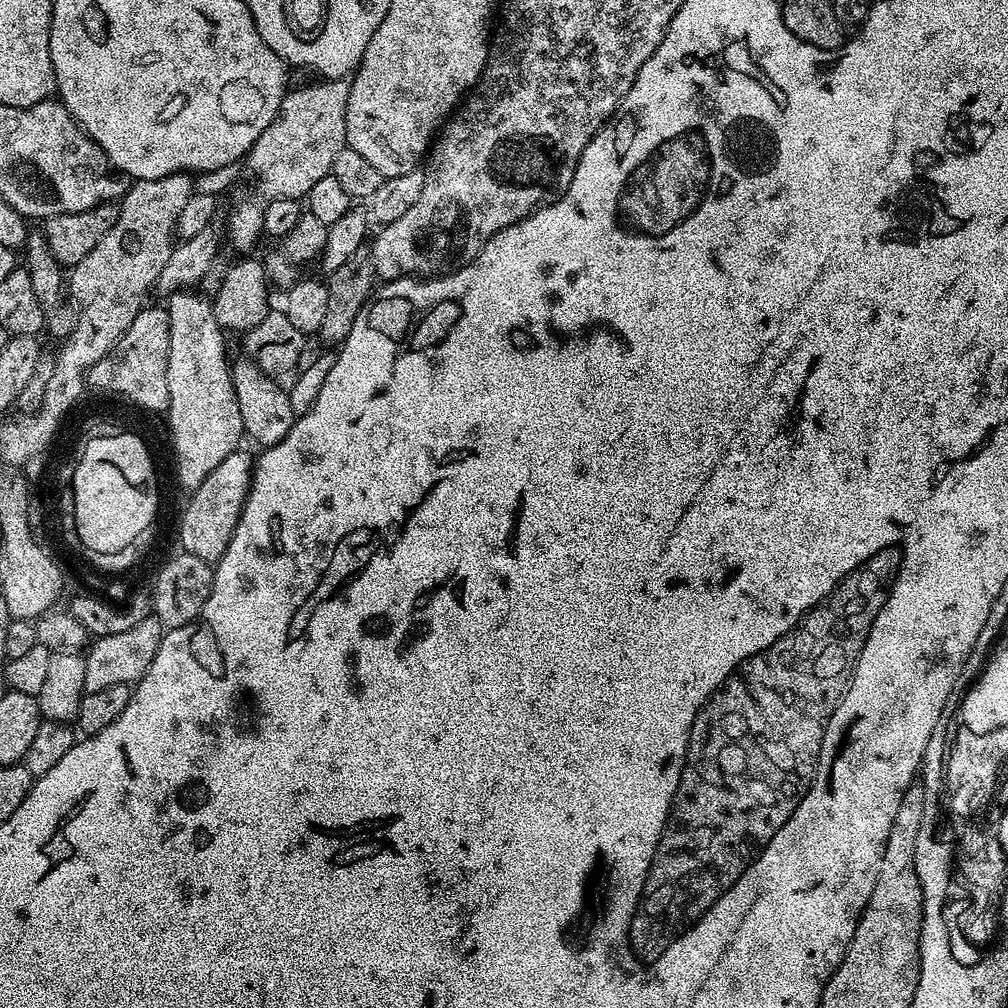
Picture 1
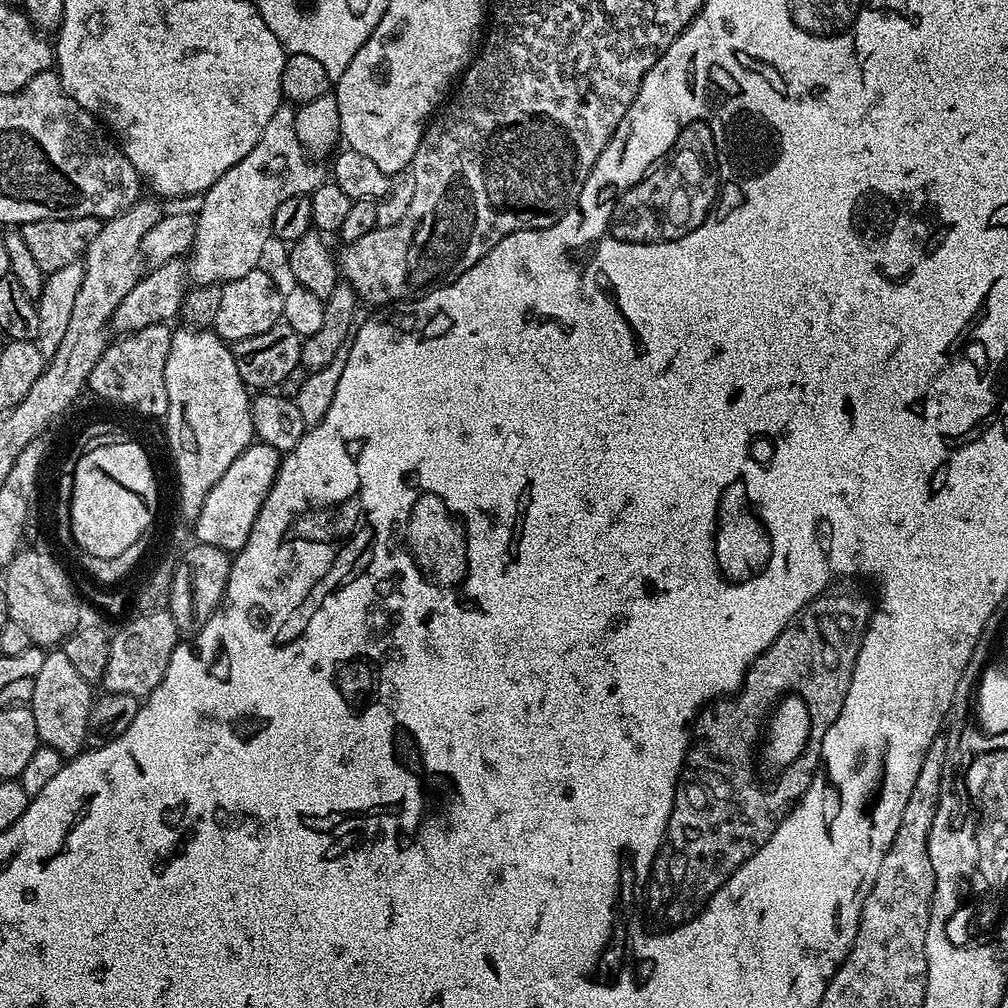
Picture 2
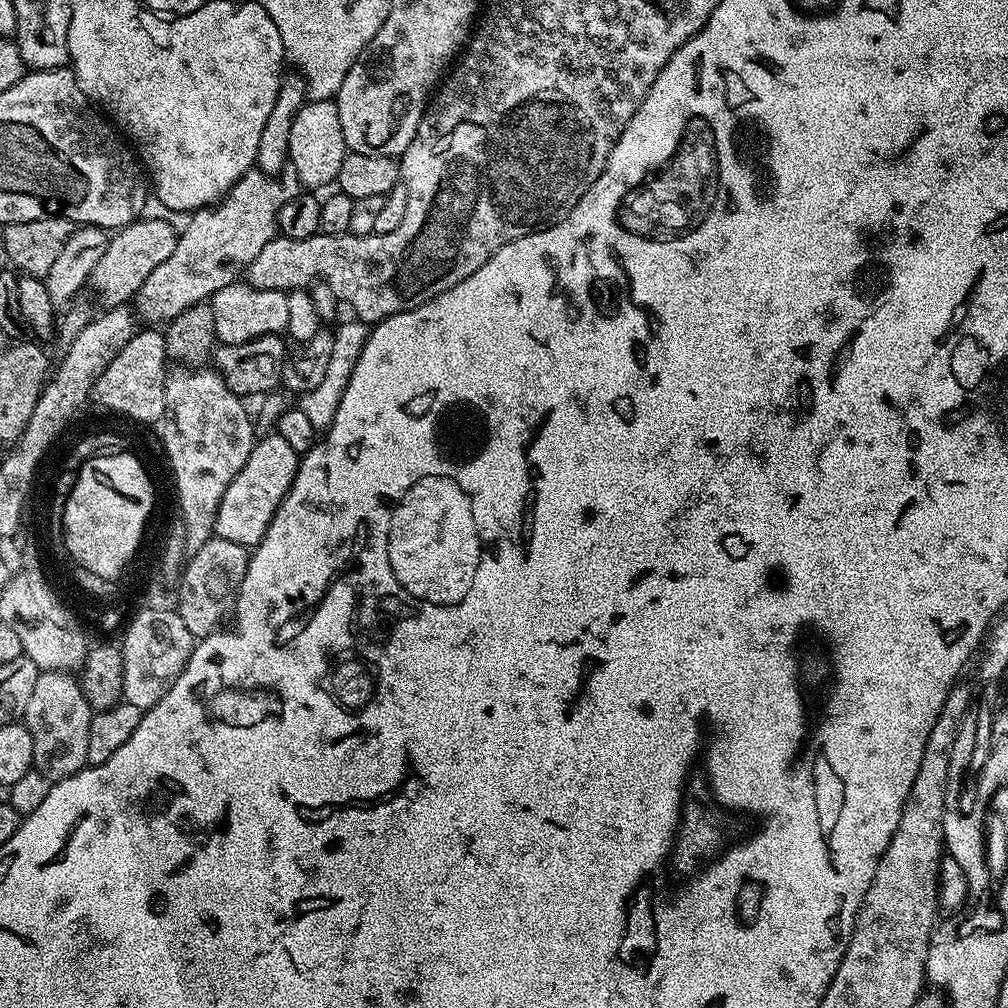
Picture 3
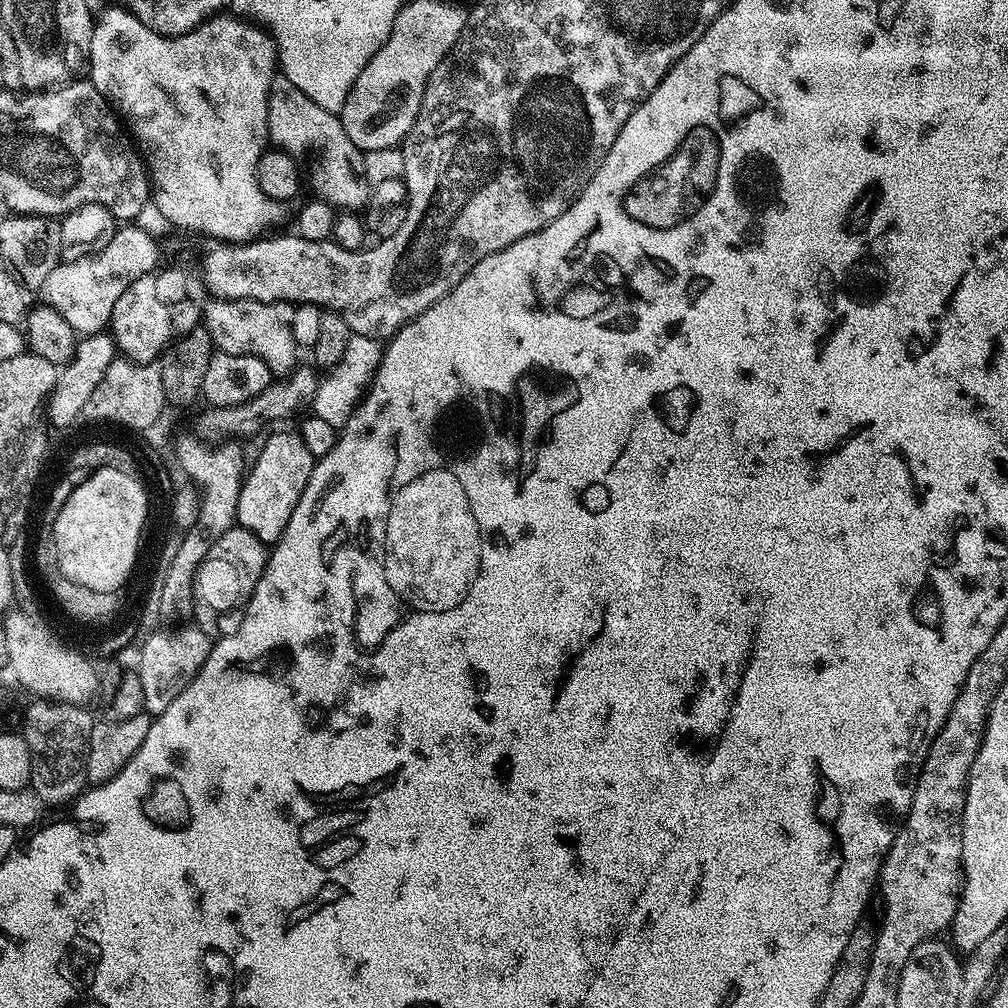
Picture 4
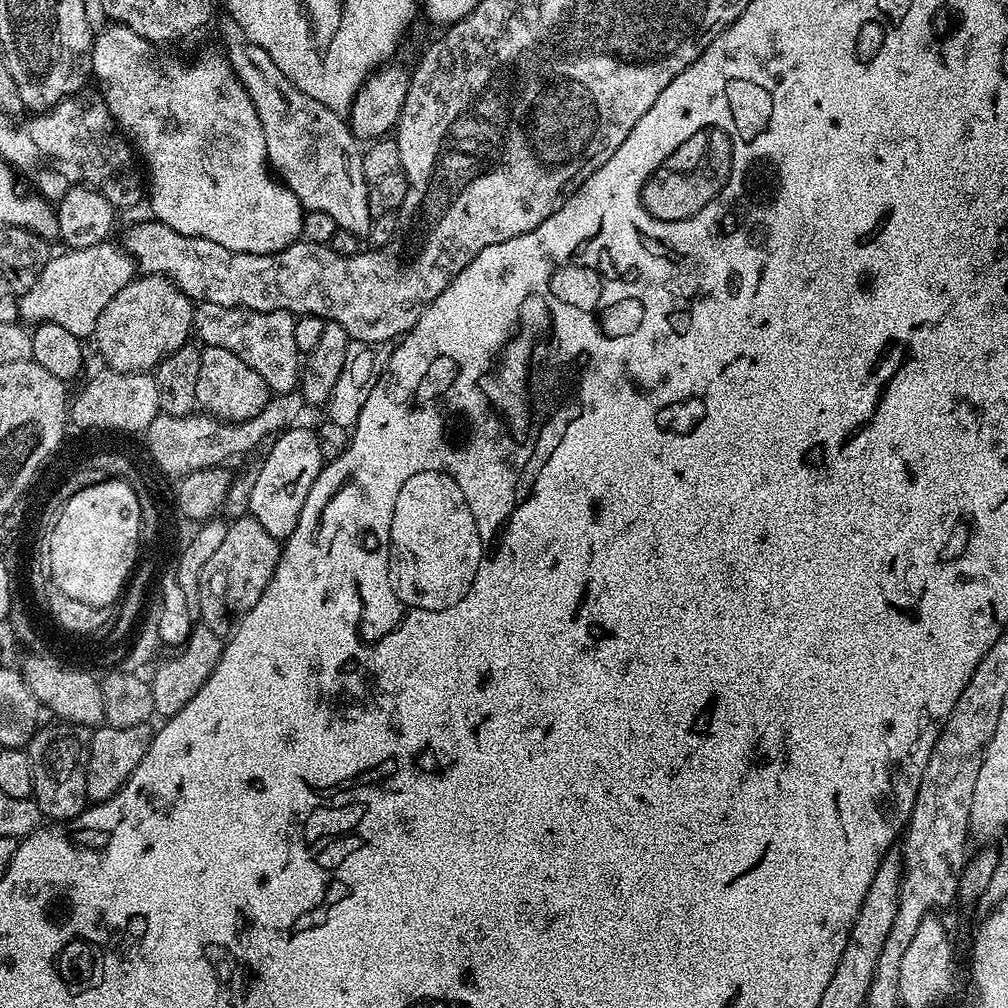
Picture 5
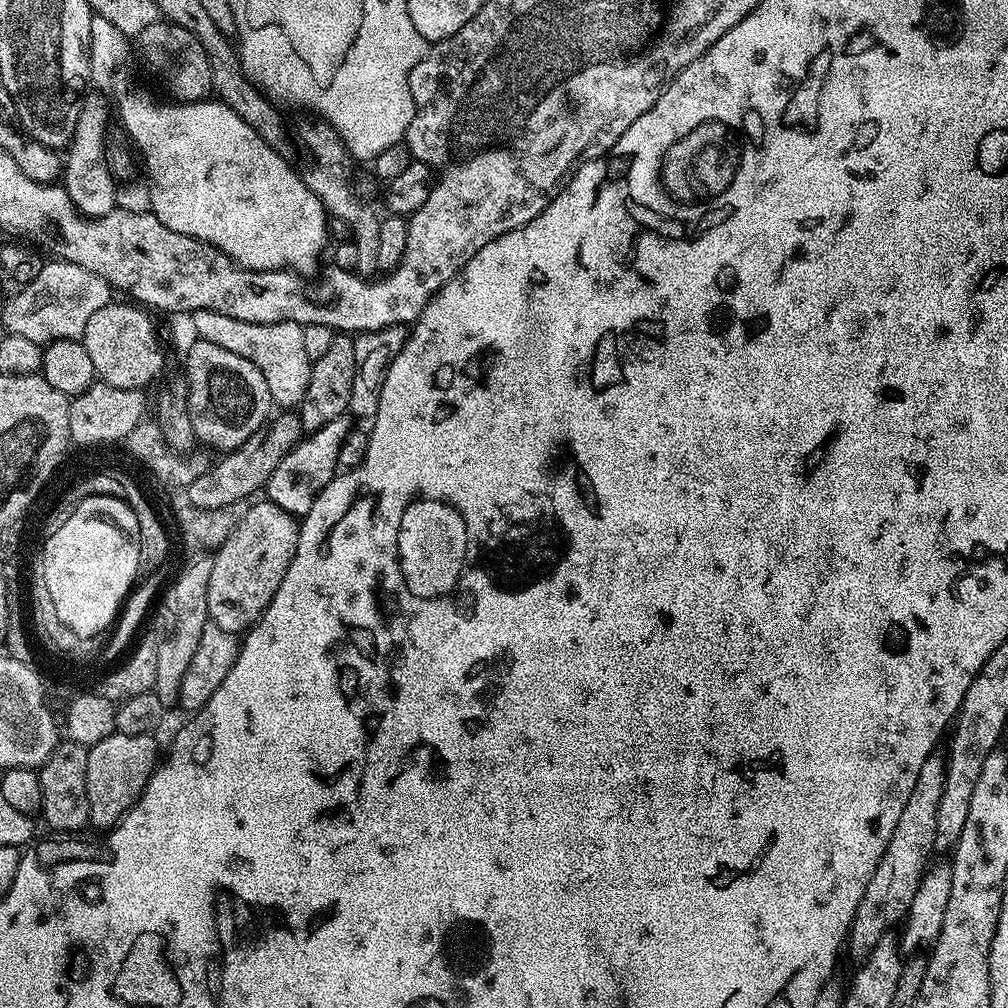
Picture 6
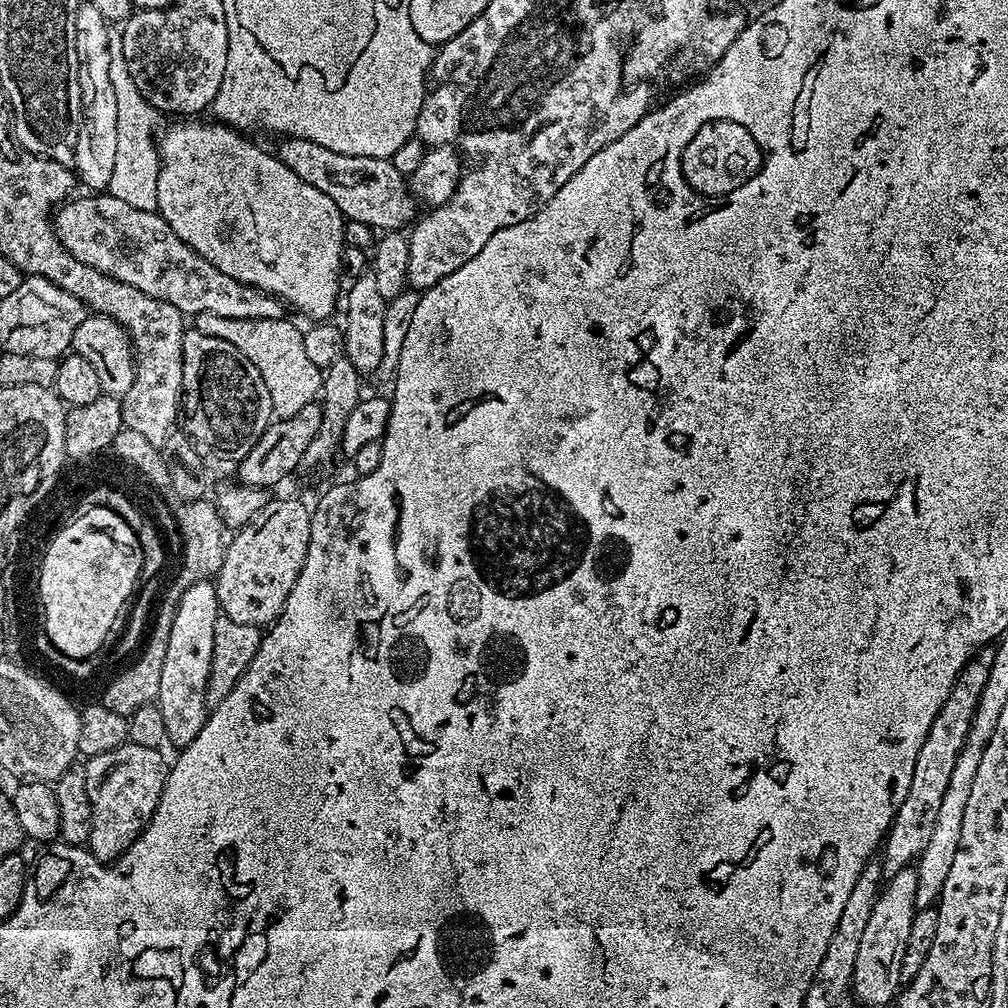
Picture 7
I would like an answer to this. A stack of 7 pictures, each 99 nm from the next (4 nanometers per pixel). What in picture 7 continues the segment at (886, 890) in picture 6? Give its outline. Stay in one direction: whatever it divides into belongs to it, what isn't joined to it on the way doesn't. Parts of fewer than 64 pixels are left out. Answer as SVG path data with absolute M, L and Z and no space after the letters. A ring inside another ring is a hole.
M985 646L966 662L946 702L942 702L938 718L934 718L930 726L930 734L926 734L926 742L922 742L922 750L918 750L918 758L914 762L914 778L910 778L910 791L906 794L902 806L898 806L898 814L893 818L884 838L882 868L885 873L901 872L903 868L919 860L922 850L926 850L926 842L930 842L930 834L934 831L934 822L938 818L942 798L946 795L946 786L950 786L954 762L958 762L958 754L966 742L966 734L970 734L970 726L978 710L978 698L982 698L986 678L990 678L990 666L994 666L995 653L995 647Z

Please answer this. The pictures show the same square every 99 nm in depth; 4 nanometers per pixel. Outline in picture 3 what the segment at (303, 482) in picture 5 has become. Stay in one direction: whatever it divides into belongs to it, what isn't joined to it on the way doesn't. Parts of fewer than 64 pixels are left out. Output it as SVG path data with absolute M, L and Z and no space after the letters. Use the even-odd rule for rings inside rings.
M261 435L246 458L246 466L238 470L234 482L226 486L216 515L215 535L226 542L238 542L249 550L262 542L278 506L286 498L296 477L300 456L281 436Z

